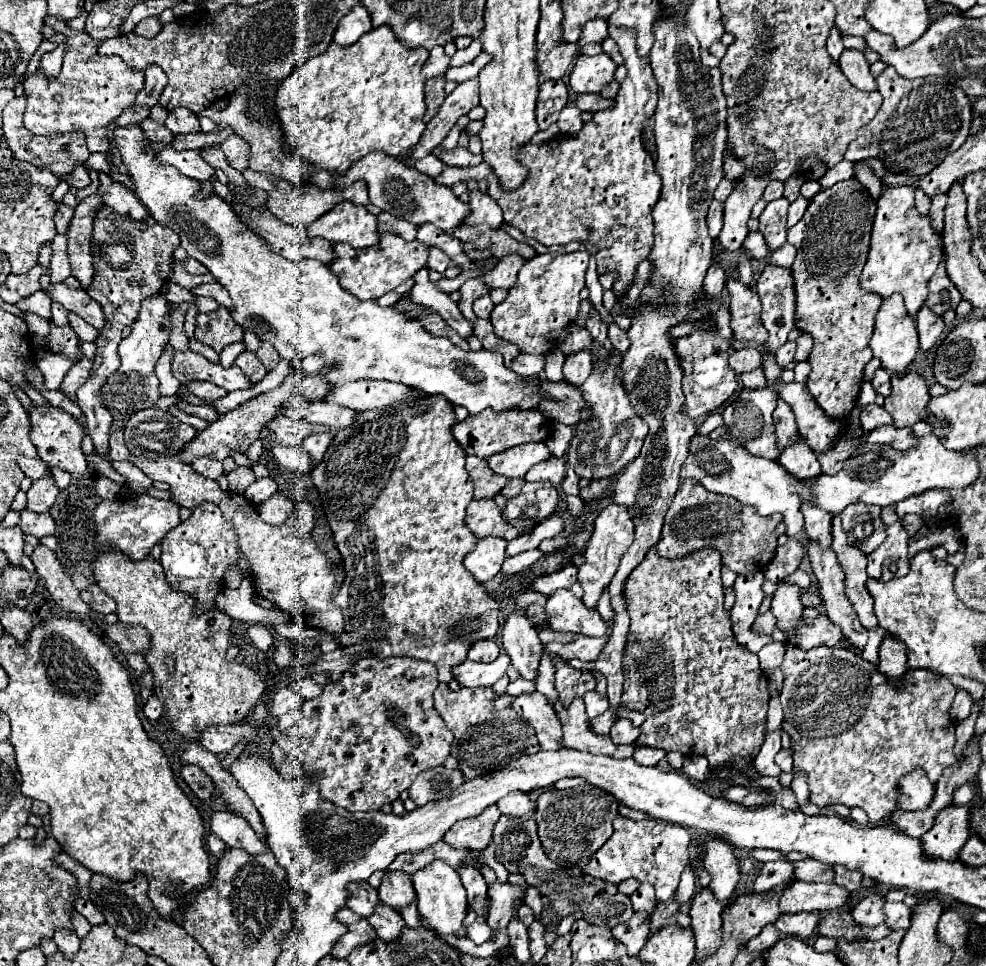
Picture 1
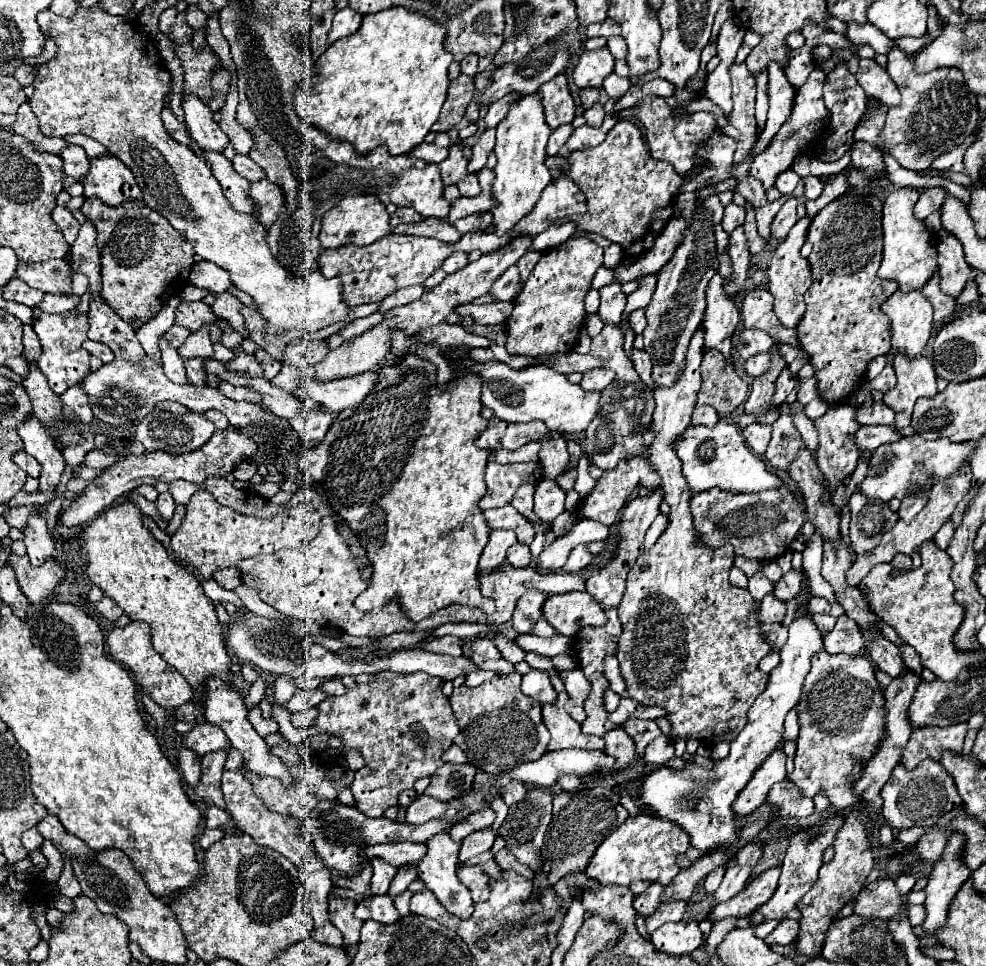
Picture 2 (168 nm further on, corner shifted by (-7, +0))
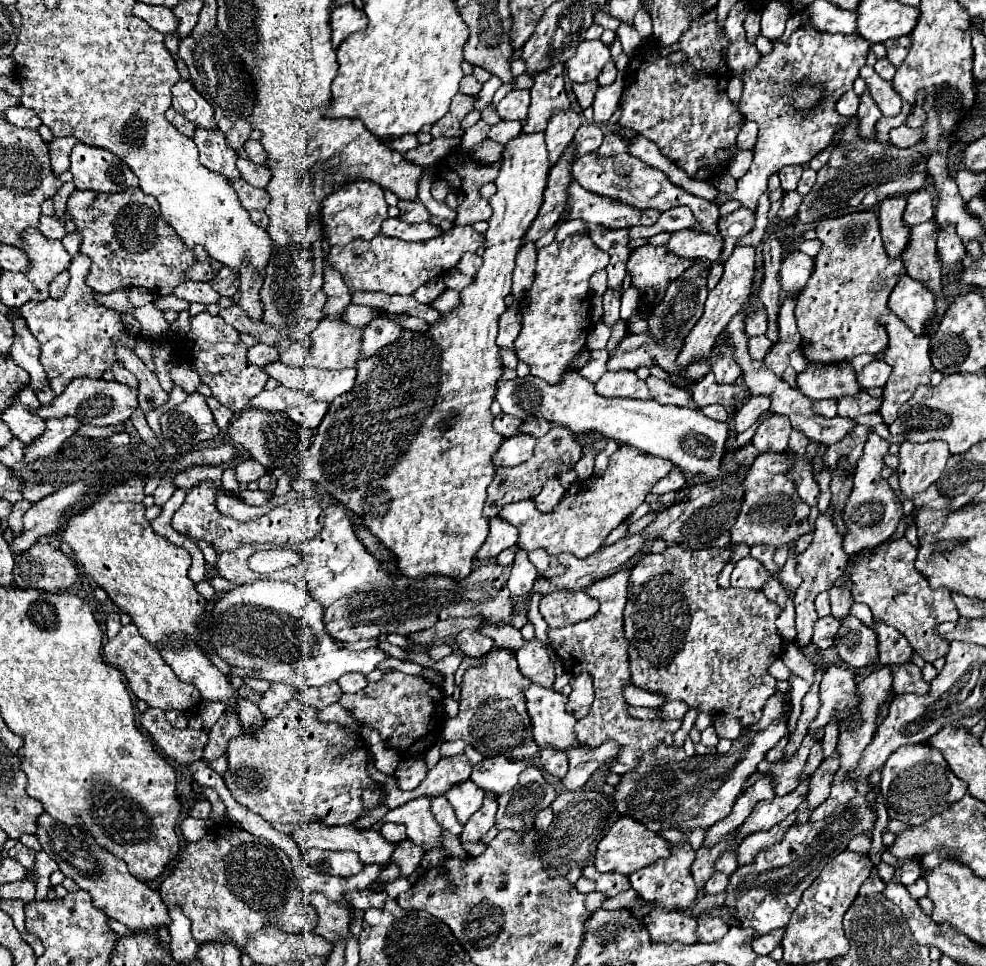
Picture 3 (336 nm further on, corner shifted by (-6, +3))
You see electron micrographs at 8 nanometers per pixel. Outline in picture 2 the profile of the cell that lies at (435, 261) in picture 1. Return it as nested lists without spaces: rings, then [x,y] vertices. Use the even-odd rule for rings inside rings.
[[[459,251],[459,253],[453,253],[453,255],[443,263],[443,271],[445,271],[445,273],[455,273],[455,271],[463,269],[467,263],[469,263],[469,261],[467,261],[467,253]]]

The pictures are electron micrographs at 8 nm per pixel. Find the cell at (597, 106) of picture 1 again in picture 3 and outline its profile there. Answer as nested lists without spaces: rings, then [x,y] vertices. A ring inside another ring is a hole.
[[[594,80],[594,82],[584,82],[584,84],[574,84],[572,88],[574,88],[574,94],[580,102],[580,108],[588,108],[594,100],[596,90],[598,90],[598,82]]]

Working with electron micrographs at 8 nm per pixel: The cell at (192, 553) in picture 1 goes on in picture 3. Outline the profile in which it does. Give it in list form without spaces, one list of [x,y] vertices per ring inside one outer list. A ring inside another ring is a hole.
[[[202,482],[186,494],[184,504],[178,508],[178,512],[172,518],[172,528],[192,540],[208,542],[216,552],[238,550],[244,544],[274,544],[282,548],[294,548],[296,544],[318,536],[324,526],[324,518],[326,514],[320,508],[316,498],[302,498],[302,500],[290,500],[282,506],[276,506],[268,514],[258,516],[250,522],[238,522],[218,512],[216,488],[210,482]]]

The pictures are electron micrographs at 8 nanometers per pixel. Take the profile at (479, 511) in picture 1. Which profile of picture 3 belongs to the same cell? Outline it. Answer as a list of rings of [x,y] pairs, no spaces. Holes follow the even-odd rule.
[[[620,444],[620,450],[610,456],[608,470],[600,478],[574,482],[554,512],[542,514],[532,500],[522,500],[502,506],[498,516],[518,528],[518,546],[522,550],[530,552],[534,548],[544,548],[548,554],[570,552],[578,558],[586,558],[600,548],[610,530],[622,524],[644,502],[652,486],[672,468],[674,464],[668,460]]]

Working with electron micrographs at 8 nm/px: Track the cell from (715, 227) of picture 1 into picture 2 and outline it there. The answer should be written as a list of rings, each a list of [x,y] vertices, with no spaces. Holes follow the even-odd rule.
[[[733,203],[725,207],[725,215],[723,215],[721,225],[723,225],[723,229],[725,229],[727,233],[733,233],[737,227],[743,225],[743,221],[745,221],[743,207],[737,207],[737,205],[733,205]]]

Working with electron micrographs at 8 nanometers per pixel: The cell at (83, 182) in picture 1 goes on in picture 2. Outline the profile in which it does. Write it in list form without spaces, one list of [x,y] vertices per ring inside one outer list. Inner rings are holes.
[[[67,145],[61,151],[61,159],[65,163],[65,173],[77,181],[81,181],[81,177],[87,173],[87,165],[89,165],[89,157],[85,155],[83,147],[79,145]]]

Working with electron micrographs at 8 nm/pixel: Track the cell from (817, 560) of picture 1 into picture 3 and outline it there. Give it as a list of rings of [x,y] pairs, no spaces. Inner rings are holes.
[[[906,662],[906,666],[890,666],[892,678],[894,678],[894,692],[896,694],[926,694],[930,684],[924,682],[920,668],[912,662]]]

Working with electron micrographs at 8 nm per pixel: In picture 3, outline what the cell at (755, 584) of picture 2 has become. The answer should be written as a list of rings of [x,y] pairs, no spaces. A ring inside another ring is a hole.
[[[746,556],[742,560],[736,562],[734,570],[732,570],[732,578],[730,584],[732,586],[748,586],[752,590],[760,590],[762,584],[770,578],[772,574],[762,566],[762,562],[758,562],[752,556]]]

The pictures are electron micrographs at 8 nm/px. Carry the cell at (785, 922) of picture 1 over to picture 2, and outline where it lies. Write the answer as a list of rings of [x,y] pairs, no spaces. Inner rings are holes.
[[[785,919],[779,923],[779,927],[771,935],[765,937],[765,943],[767,945],[789,945],[795,941],[797,933],[799,933],[799,923]]]

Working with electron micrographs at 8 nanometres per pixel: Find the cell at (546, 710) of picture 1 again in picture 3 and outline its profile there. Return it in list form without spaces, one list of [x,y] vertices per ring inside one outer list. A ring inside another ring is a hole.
[[[538,640],[526,642],[516,652],[516,660],[518,660],[522,676],[530,678],[534,684],[552,688],[552,684],[554,684],[554,664],[550,662],[546,648]]]

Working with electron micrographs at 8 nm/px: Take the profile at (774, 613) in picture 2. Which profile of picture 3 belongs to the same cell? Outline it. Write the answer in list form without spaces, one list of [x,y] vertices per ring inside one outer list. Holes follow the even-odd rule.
[[[770,578],[770,582],[766,582],[762,586],[762,592],[766,594],[768,600],[776,602],[780,608],[784,608],[786,602],[788,602],[788,594],[786,594],[786,590],[780,586],[780,582],[776,578]]]

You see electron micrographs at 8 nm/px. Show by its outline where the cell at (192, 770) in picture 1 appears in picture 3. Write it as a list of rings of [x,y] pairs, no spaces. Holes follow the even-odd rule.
[[[222,714],[220,720],[210,728],[210,740],[204,748],[204,762],[212,762],[226,754],[226,746],[232,738],[240,736],[244,730],[240,726],[240,720],[234,714]]]

